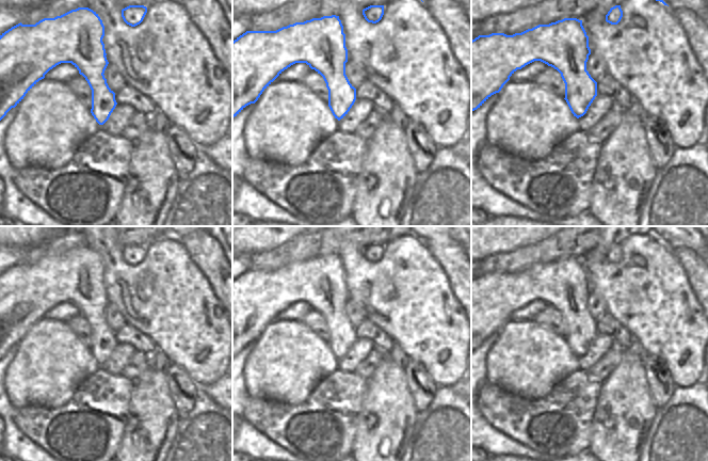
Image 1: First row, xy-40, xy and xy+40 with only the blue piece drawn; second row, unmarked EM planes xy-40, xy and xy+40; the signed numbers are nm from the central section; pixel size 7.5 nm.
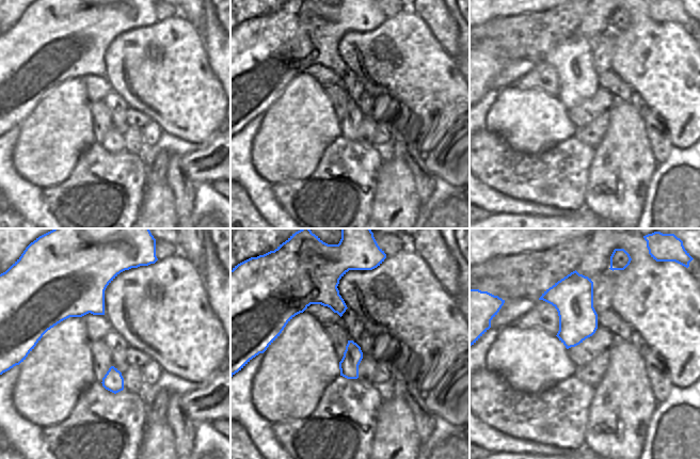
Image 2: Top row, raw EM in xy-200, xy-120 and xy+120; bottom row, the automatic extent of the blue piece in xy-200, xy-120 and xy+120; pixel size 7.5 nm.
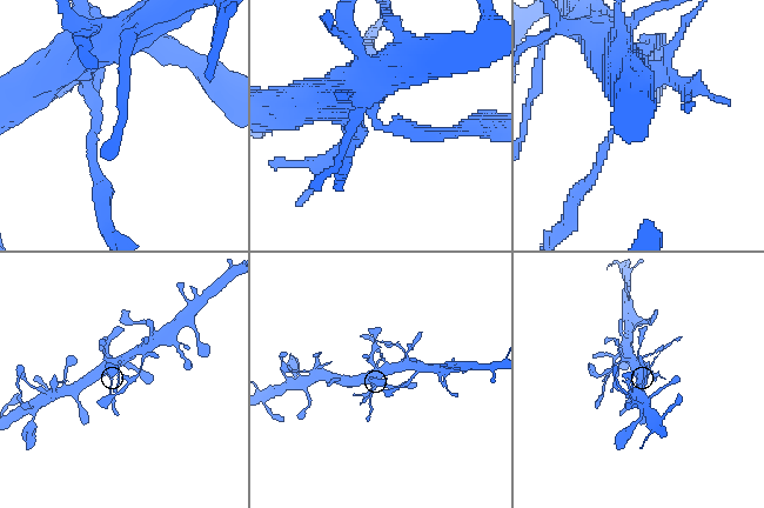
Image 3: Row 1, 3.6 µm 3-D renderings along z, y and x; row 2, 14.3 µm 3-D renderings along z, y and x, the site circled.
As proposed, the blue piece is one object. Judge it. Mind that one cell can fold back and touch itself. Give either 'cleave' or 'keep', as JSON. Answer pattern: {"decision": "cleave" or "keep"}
{"decision": "cleave"}

